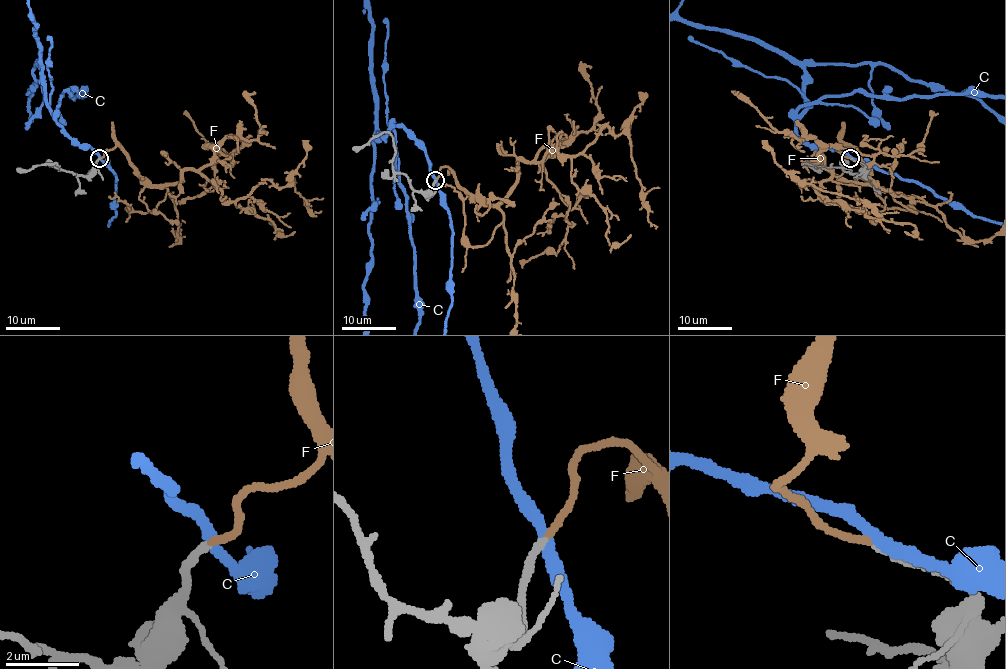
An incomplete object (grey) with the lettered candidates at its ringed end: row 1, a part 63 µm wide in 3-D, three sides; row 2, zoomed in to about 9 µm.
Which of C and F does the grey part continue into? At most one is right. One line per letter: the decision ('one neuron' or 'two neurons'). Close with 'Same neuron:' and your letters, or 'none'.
C: two neurons
F: one neuron
Same neuron: F

